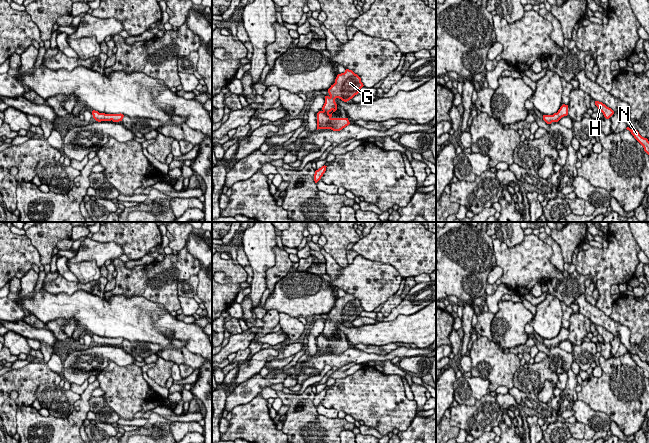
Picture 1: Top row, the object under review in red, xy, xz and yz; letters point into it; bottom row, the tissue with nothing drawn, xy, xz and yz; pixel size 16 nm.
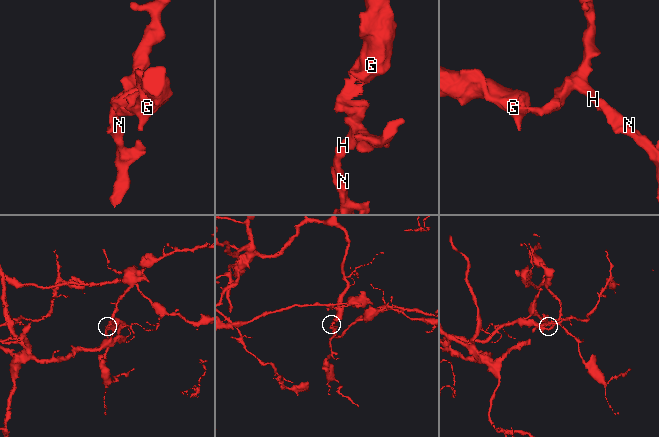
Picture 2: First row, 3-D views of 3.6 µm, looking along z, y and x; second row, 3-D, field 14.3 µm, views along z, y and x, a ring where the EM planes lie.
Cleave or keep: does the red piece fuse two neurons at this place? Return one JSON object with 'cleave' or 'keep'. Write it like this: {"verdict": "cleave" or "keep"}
{"verdict": "keep"}

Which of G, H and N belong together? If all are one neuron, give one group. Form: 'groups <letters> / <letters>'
groups G H N

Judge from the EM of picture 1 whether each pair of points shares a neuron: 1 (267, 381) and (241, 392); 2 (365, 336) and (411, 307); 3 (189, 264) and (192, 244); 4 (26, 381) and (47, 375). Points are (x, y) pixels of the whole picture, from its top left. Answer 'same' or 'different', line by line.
1: same
2: different
3: different
4: same

